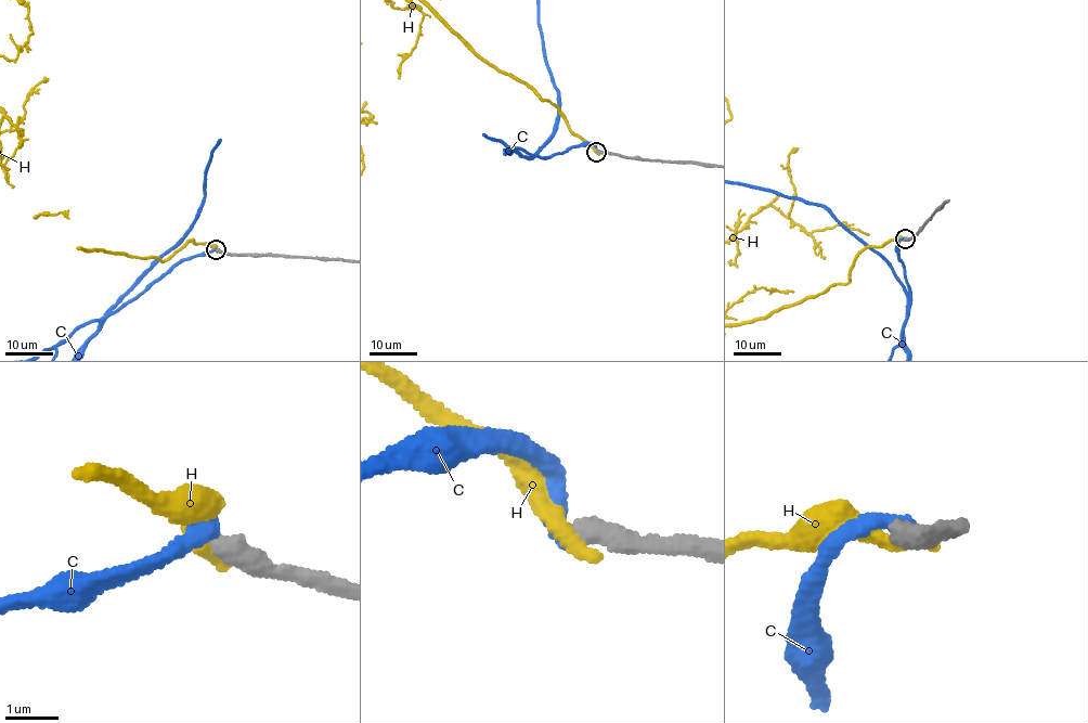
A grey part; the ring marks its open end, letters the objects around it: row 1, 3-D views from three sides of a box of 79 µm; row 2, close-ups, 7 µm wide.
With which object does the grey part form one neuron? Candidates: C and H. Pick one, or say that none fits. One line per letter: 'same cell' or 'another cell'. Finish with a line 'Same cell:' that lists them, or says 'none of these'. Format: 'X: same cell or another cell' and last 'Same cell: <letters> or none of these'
C: same cell
H: another cell
Same cell: C

